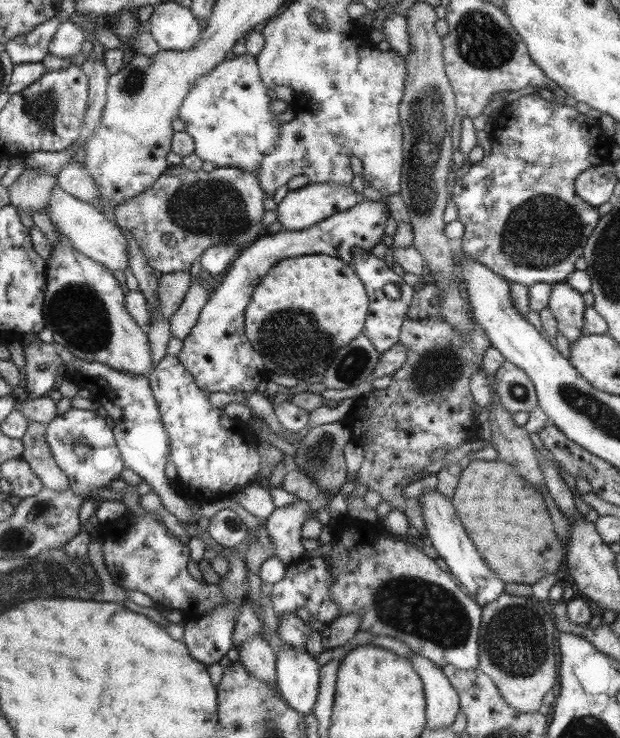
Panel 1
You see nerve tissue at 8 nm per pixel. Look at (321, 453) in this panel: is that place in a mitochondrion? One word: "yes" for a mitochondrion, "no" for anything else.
yes

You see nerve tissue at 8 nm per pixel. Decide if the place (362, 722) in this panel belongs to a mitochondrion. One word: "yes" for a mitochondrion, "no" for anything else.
no

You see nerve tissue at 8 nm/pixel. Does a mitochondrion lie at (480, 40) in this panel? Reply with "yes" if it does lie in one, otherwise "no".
yes

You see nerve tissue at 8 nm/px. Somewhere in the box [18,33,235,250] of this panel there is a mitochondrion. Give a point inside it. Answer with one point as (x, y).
(43, 109)

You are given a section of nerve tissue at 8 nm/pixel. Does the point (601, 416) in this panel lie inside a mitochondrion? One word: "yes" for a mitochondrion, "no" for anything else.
yes

